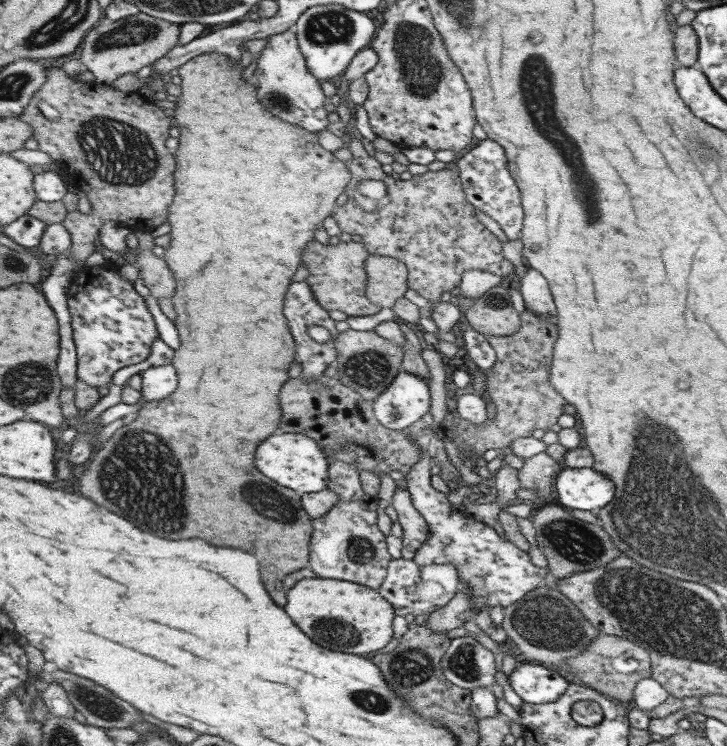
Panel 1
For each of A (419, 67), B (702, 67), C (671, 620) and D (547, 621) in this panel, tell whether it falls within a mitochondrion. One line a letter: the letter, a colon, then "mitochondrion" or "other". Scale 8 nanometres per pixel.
A: mitochondrion
B: other
C: mitochondrion
D: mitochondrion

